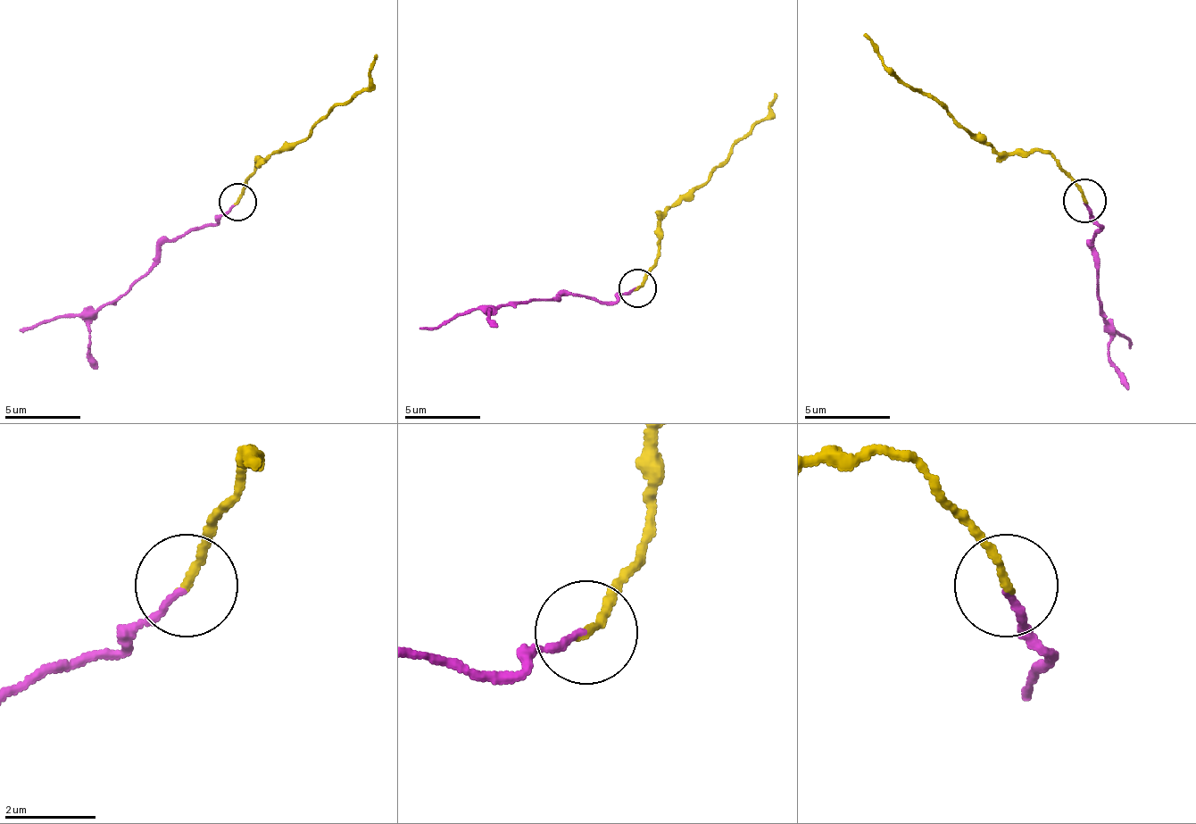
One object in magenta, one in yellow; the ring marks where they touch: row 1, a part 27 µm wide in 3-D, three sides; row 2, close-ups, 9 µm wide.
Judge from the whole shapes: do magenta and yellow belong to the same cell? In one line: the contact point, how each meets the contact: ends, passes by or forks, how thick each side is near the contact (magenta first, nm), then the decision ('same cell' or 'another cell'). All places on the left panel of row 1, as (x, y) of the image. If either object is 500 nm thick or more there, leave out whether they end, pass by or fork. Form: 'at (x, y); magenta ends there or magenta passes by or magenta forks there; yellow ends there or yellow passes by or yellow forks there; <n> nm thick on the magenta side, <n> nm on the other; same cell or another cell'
at (237, 202); magenta ends there; yellow ends there; 140 nm thick on the magenta side, 180 nm on the other; another cell

